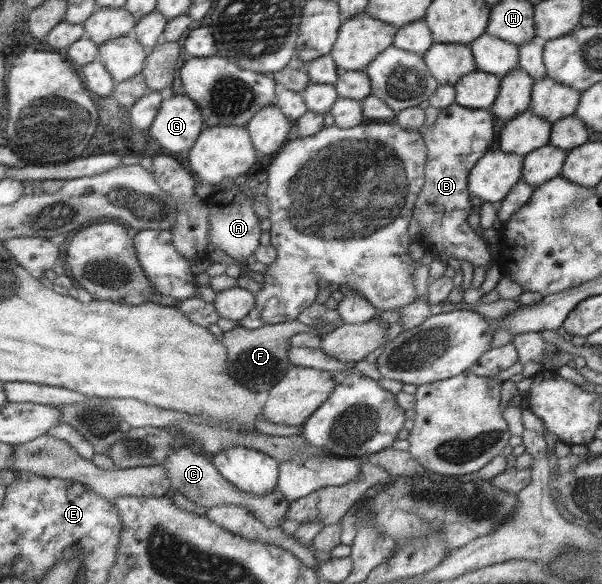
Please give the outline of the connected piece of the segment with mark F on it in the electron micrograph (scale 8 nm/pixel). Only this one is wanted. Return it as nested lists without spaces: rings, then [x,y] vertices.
[[[290,320],[277,324],[266,324],[266,326],[255,330],[248,330],[236,327],[234,330],[223,334],[219,339],[227,347],[227,370],[232,377],[235,377],[241,384],[247,386],[252,391],[268,391],[275,386],[286,375],[288,369],[292,367],[292,362],[288,359],[288,352],[291,346],[291,337],[308,333],[311,336],[323,337],[314,325],[307,325],[301,320]]]

